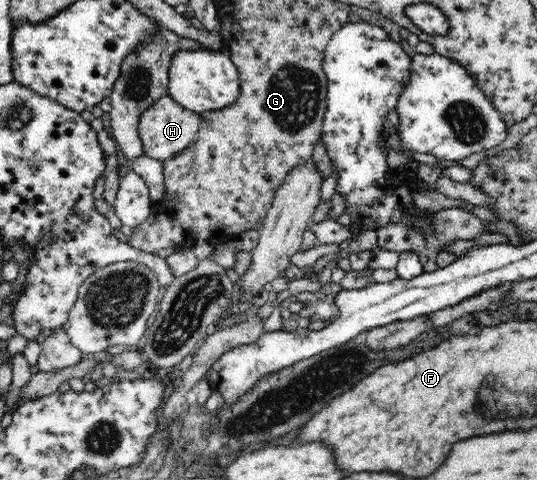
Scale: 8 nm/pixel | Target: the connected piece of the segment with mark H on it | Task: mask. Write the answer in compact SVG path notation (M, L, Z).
M168 94L153 103L140 118L138 133L145 147L145 155L158 161L166 161L185 152L197 140L202 118L183 108Z

